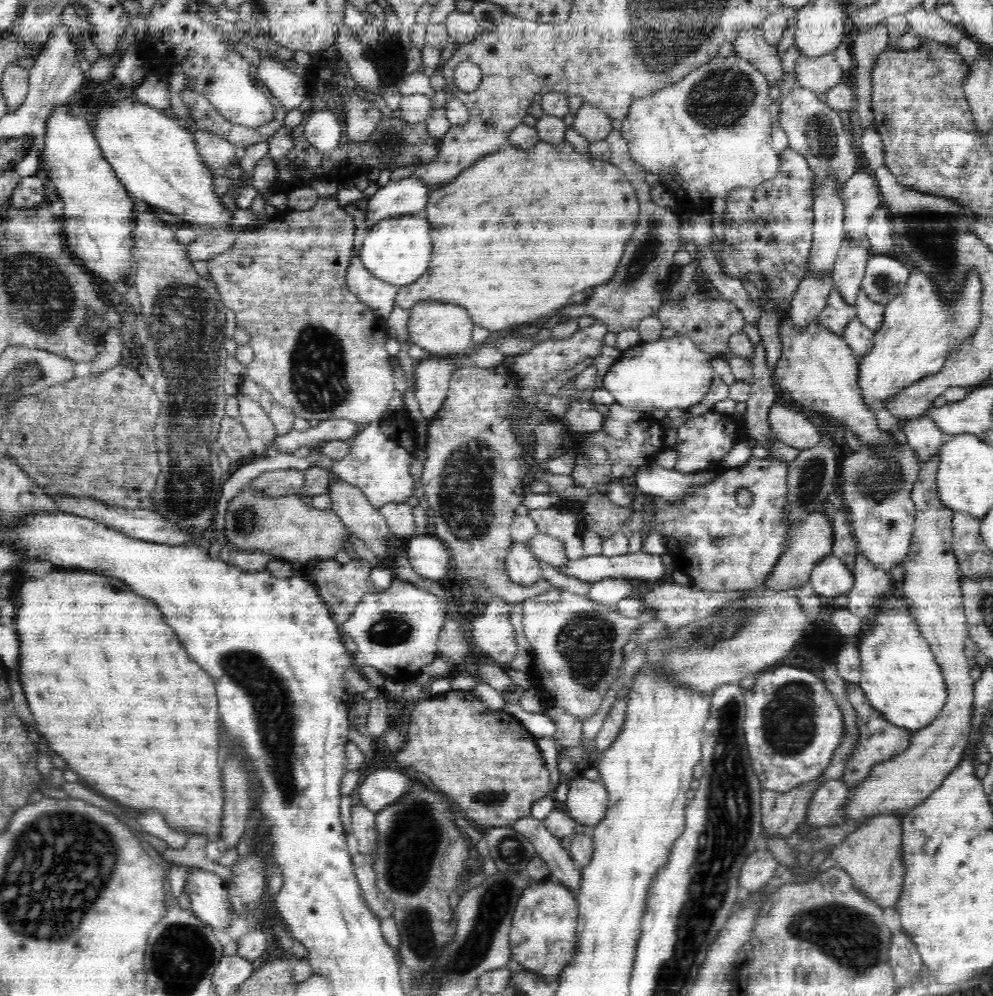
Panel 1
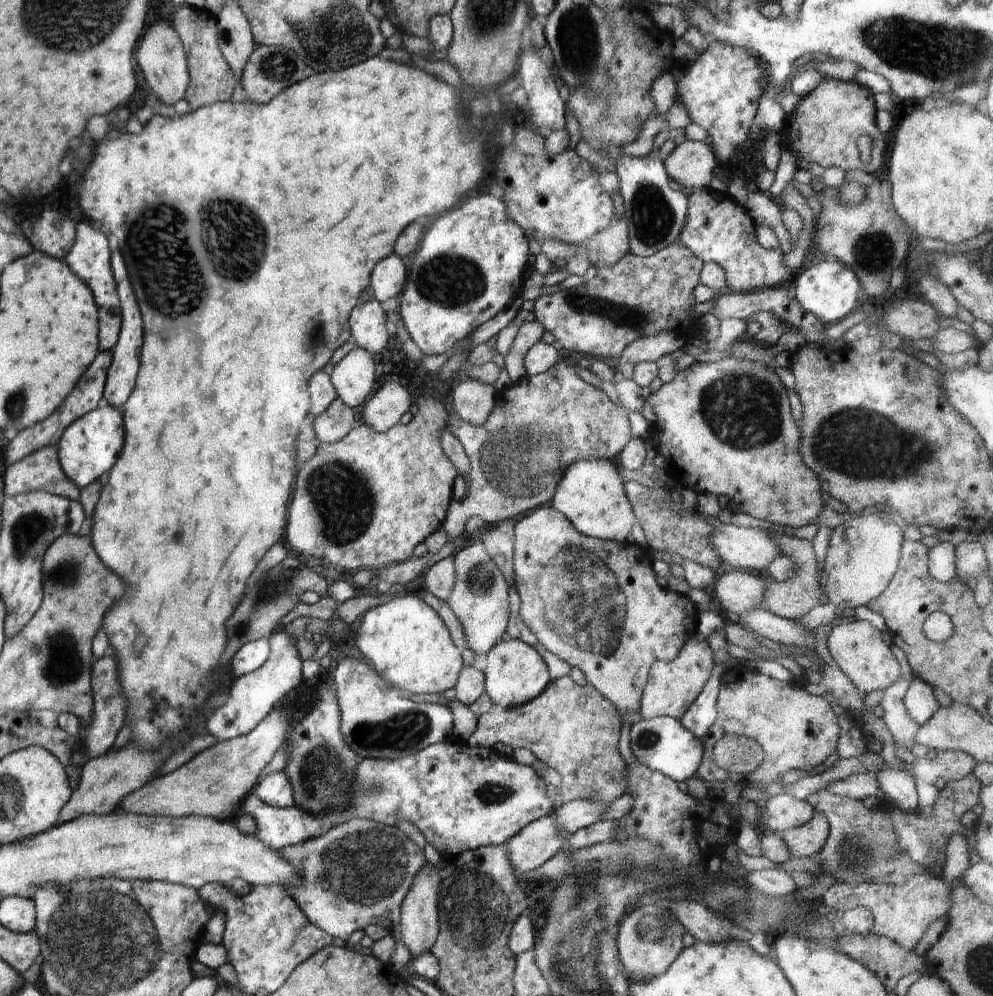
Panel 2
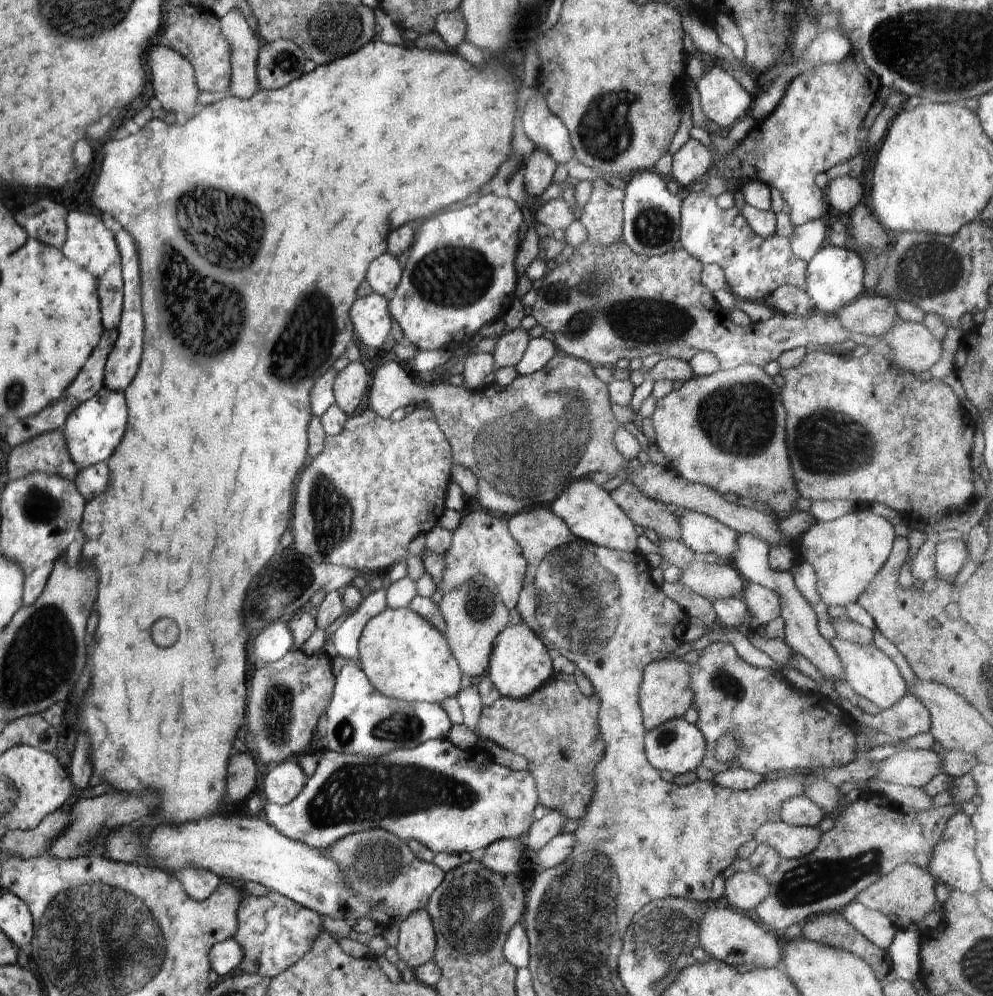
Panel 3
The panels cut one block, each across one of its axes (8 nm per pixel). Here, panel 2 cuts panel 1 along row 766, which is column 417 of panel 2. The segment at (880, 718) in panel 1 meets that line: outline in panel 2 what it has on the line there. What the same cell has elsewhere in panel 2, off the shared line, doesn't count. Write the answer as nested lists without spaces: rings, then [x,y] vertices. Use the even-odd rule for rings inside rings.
[[[360,817],[338,823],[320,837],[278,849],[277,855],[297,870],[299,881],[283,887],[306,918],[344,942],[352,932],[367,926],[379,924],[390,931],[398,928],[403,900],[414,877],[428,864],[423,849],[396,825]]]

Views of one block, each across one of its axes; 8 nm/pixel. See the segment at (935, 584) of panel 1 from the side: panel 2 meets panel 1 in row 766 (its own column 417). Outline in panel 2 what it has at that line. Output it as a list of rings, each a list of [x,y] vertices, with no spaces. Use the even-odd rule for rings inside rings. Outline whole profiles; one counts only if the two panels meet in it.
[[[428,863],[423,866],[416,877],[401,906],[401,919],[398,930],[402,934],[404,944],[411,952],[412,958],[420,953],[430,951],[439,933],[438,897],[441,882],[444,880],[440,871],[441,864]]]

